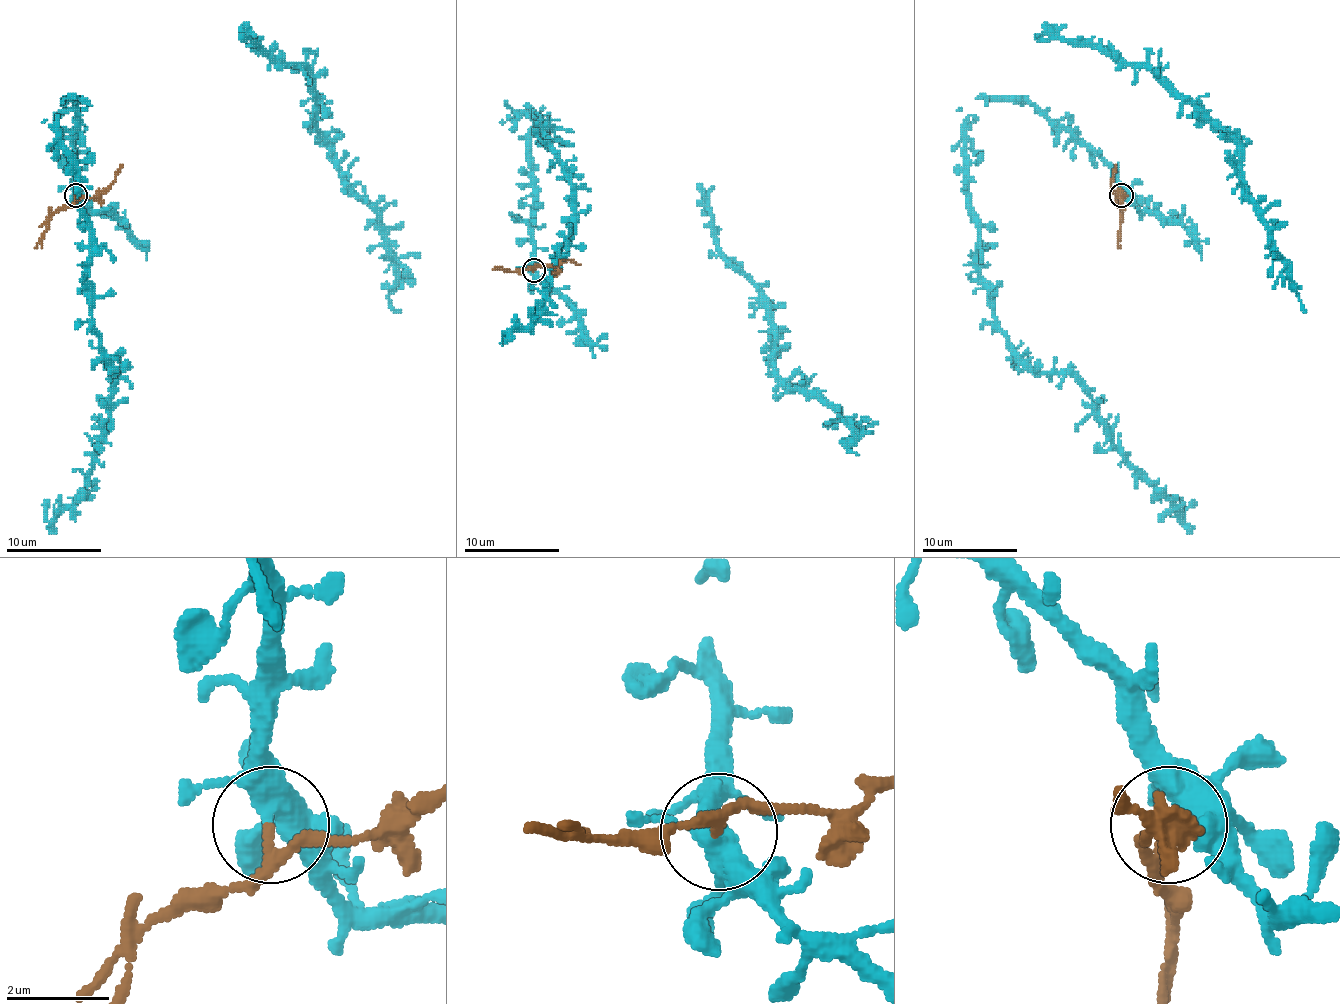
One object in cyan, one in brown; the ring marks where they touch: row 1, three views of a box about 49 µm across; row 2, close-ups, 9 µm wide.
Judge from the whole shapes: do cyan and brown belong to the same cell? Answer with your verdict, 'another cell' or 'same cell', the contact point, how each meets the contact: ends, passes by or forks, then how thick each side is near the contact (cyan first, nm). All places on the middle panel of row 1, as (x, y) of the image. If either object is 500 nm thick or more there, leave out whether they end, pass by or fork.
another cell; at (533, 270); cyan forks there; brown passes by; 340 nm thick on the cyan side, 150 nm on the other

